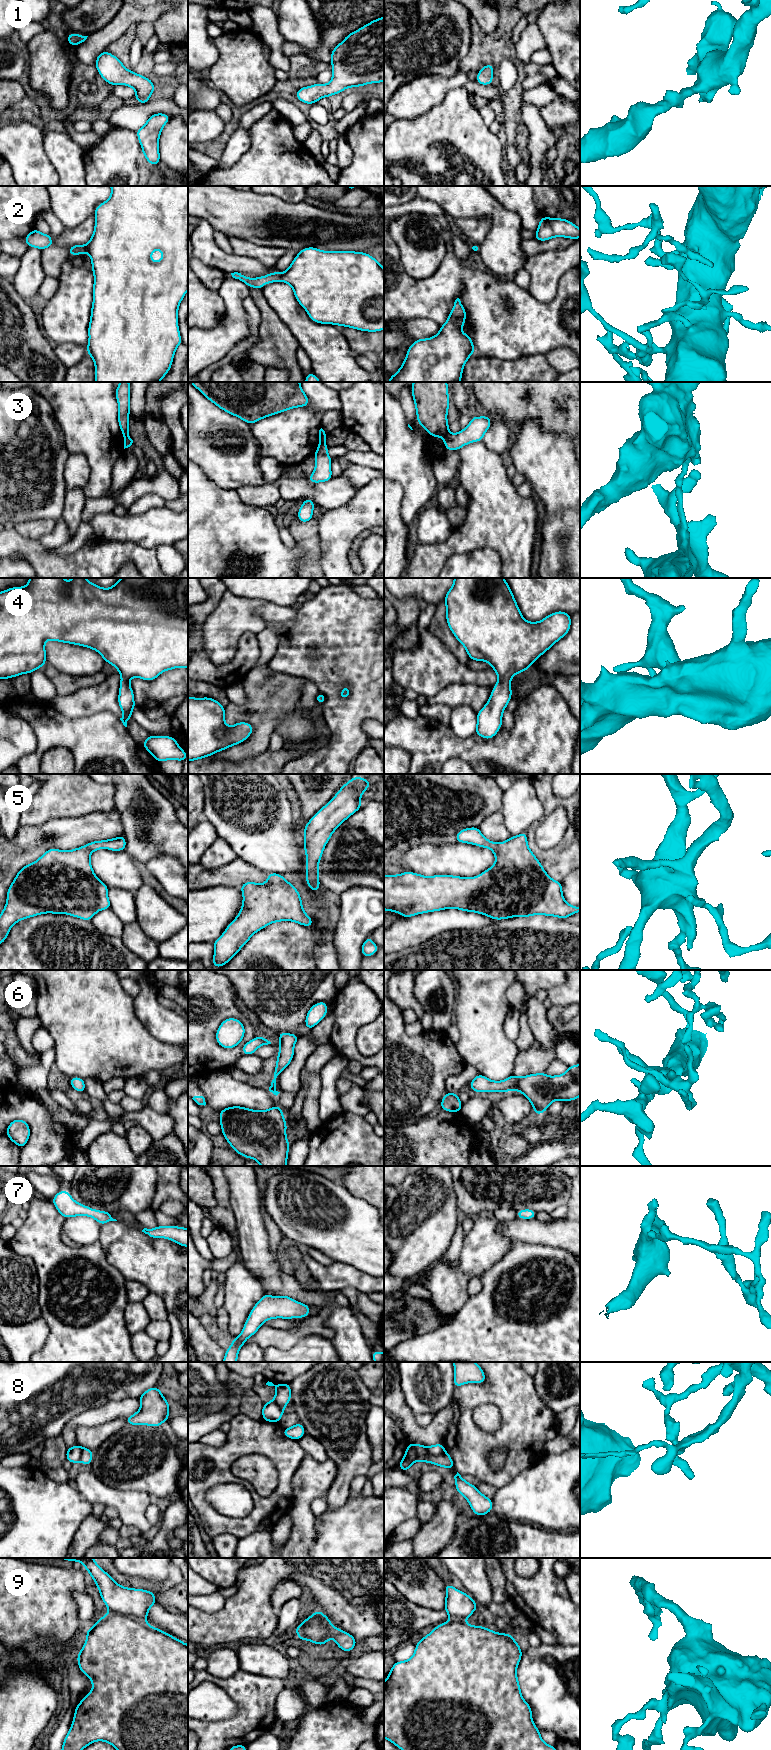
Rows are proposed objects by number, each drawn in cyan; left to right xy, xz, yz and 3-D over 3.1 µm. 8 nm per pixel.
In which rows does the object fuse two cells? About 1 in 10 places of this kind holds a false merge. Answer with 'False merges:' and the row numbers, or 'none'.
False merges: 3, 8

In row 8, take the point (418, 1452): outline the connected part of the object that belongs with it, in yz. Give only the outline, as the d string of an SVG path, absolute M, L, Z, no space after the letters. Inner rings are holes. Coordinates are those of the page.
M408 1443L407 1449L405 1451L405 1456L422 1463L429 1462L431 1464L445 1467L447 1469L455 1469L453 1460L448 1453L445 1452L440 1456L431 1456L429 1458L427 1454L427 1447L423 1446L422 1444Z

